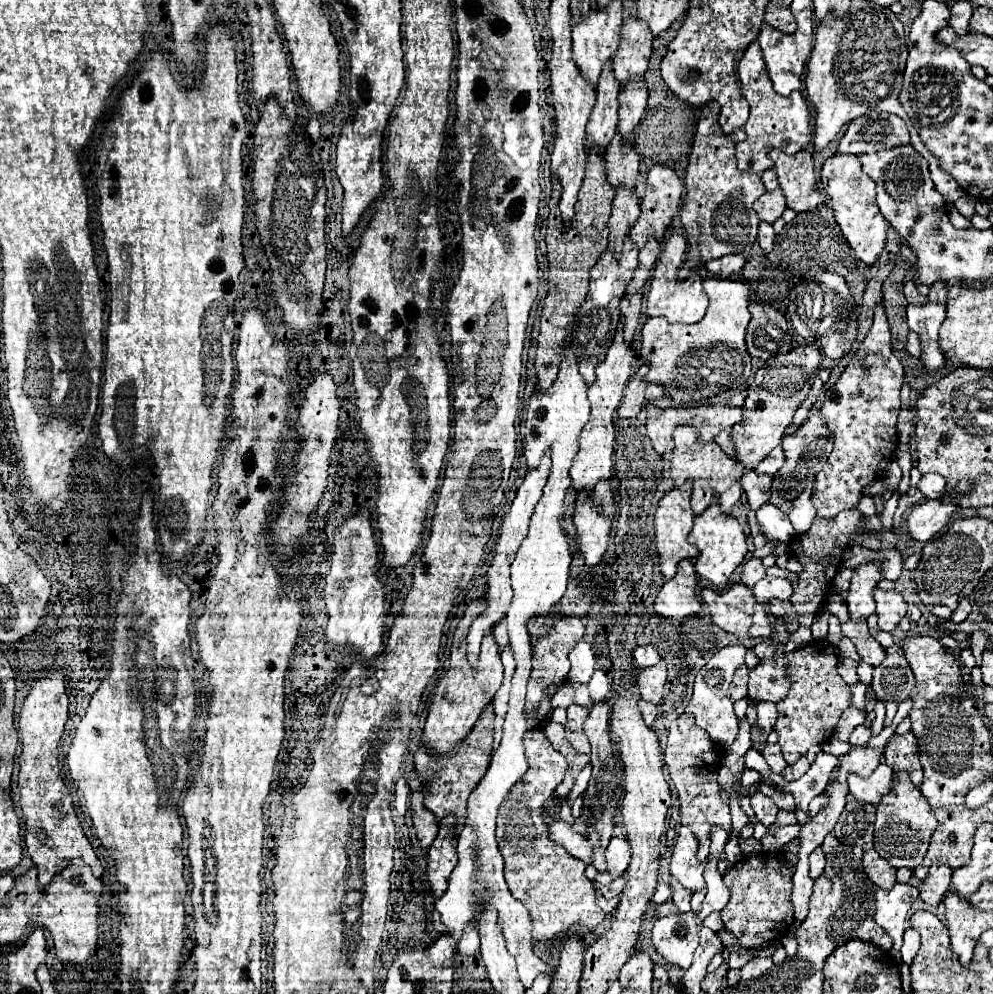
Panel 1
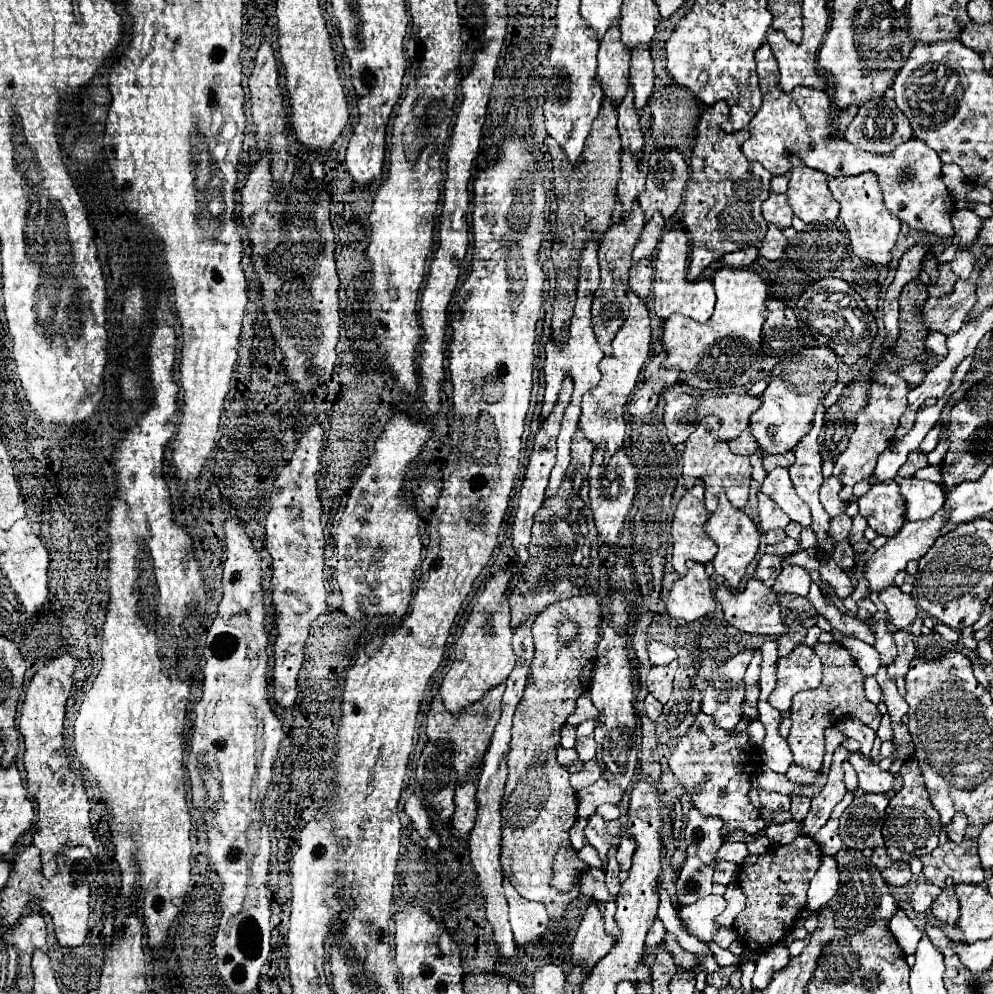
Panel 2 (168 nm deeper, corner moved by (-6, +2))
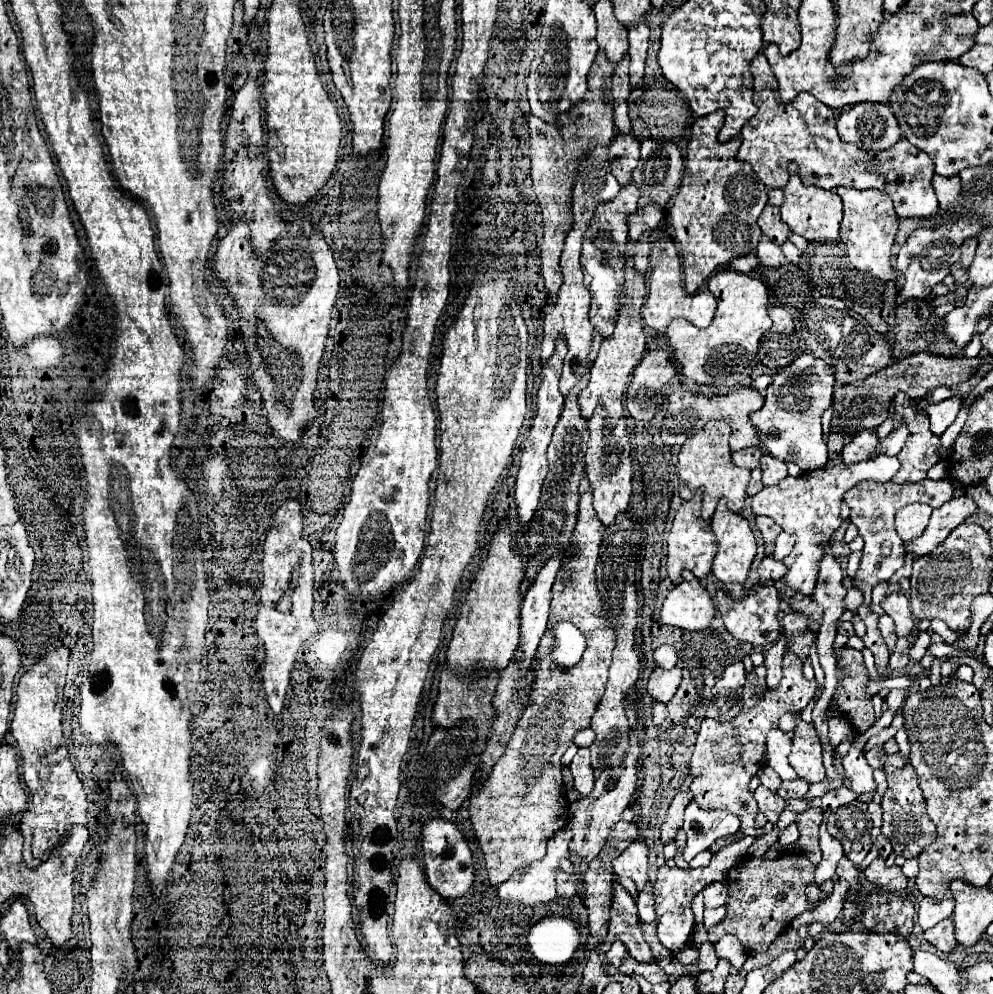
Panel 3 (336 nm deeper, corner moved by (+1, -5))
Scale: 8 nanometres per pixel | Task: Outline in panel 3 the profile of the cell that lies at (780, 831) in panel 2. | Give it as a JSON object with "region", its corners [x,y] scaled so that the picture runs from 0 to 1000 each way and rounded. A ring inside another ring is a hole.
{"region":[[[747,841],[745,845],[741,845],[739,849],[727,853],[725,857],[719,859],[717,867],[711,873],[683,873],[683,871],[665,871],[663,873],[663,881],[659,887],[659,901],[661,901],[661,922],[663,922],[663,944],[665,948],[673,954],[683,958],[695,944],[697,940],[697,932],[699,932],[699,920],[697,920],[697,903],[709,895],[713,889],[721,887],[721,885],[731,885],[733,875],[741,869],[741,863],[747,861],[763,843],[757,841]]]}

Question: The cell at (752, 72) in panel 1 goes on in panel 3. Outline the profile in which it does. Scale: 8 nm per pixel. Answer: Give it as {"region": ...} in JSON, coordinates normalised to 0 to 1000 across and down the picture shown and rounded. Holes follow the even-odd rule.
{"region":[[[763,52],[763,56],[757,60],[755,72],[759,76],[759,105],[763,107],[763,115],[745,133],[747,147],[743,151],[743,161],[753,163],[771,187],[790,189],[794,183],[792,167],[794,167],[794,163],[802,163],[806,169],[806,177],[808,177],[810,185],[814,185],[814,187],[826,187],[832,191],[842,189],[842,187],[882,189],[898,199],[904,219],[931,219],[931,221],[935,221],[935,219],[945,217],[945,201],[943,201],[941,189],[937,185],[939,177],[941,177],[941,165],[933,153],[926,153],[922,147],[914,145],[914,141],[910,141],[910,139],[904,145],[900,145],[896,151],[890,151],[884,155],[876,155],[876,153],[870,153],[868,149],[850,145],[842,133],[840,111],[834,109],[832,105],[826,105],[818,95],[802,97],[796,105],[790,105],[783,99],[779,74],[777,74],[775,64],[767,52]]]}

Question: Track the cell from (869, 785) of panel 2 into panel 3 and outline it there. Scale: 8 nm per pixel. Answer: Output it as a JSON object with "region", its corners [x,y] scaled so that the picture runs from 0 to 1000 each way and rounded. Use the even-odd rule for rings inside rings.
{"region":[[[856,753],[856,757],[848,763],[848,771],[852,775],[852,783],[858,787],[858,795],[862,799],[868,799],[868,797],[882,797],[882,785],[878,781],[878,773],[874,771],[872,763],[870,763],[870,757],[868,755],[862,755],[862,753]]]}

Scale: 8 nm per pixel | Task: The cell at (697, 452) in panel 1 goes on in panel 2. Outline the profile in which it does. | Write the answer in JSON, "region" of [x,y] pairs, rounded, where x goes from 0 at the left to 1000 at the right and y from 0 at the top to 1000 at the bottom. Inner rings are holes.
{"region":[[[718,418],[710,420],[702,432],[696,436],[696,440],[690,444],[690,454],[688,454],[688,478],[696,478],[702,482],[708,482],[710,486],[710,510],[718,516],[722,512],[722,502],[724,494],[730,492],[732,502],[736,504],[738,510],[748,512],[754,502],[754,490],[756,490],[756,466],[754,460],[740,458],[736,456],[732,444],[726,444],[722,440],[722,432],[726,430],[726,424]]]}

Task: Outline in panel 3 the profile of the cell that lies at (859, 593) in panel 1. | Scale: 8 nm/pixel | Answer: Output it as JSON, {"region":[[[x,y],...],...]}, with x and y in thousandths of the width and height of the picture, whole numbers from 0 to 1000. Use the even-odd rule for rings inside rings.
{"region":[[[975,497],[963,499],[957,505],[953,505],[951,509],[943,511],[937,519],[935,529],[931,531],[928,539],[924,539],[922,543],[916,545],[908,545],[910,555],[918,555],[922,559],[931,559],[935,555],[939,555],[947,545],[953,543],[953,539],[965,529],[969,527],[975,519],[979,519],[983,515],[983,507]]]}

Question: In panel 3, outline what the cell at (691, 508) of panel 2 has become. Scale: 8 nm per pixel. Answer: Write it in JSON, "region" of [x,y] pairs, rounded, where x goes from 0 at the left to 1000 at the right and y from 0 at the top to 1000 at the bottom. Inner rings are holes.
{"region":[[[697,501],[697,503],[689,505],[679,519],[679,527],[677,527],[677,533],[673,539],[673,579],[679,588],[687,586],[685,575],[689,571],[695,573],[701,581],[709,581],[717,571],[717,561],[721,557],[719,537],[715,533],[715,527],[705,521],[703,513],[705,513],[705,501]]]}

